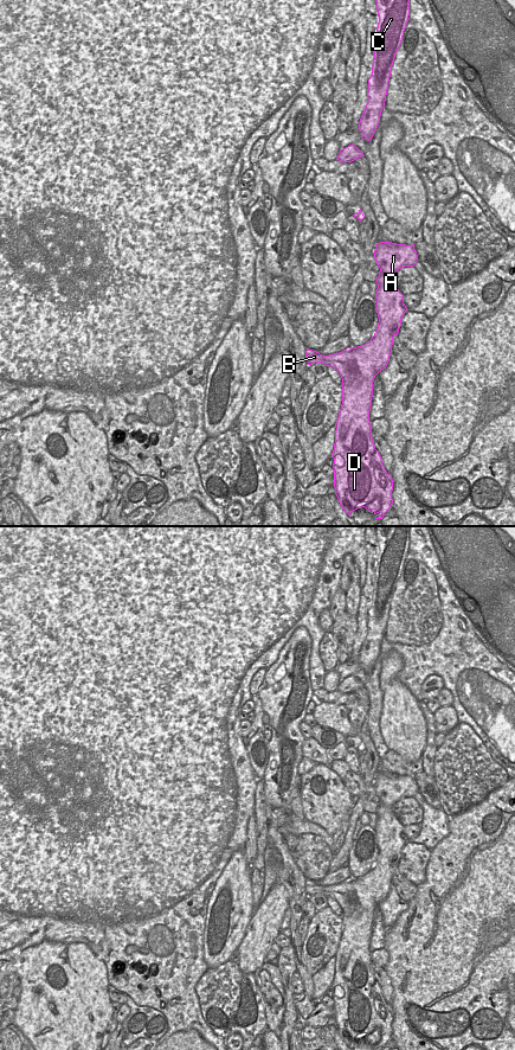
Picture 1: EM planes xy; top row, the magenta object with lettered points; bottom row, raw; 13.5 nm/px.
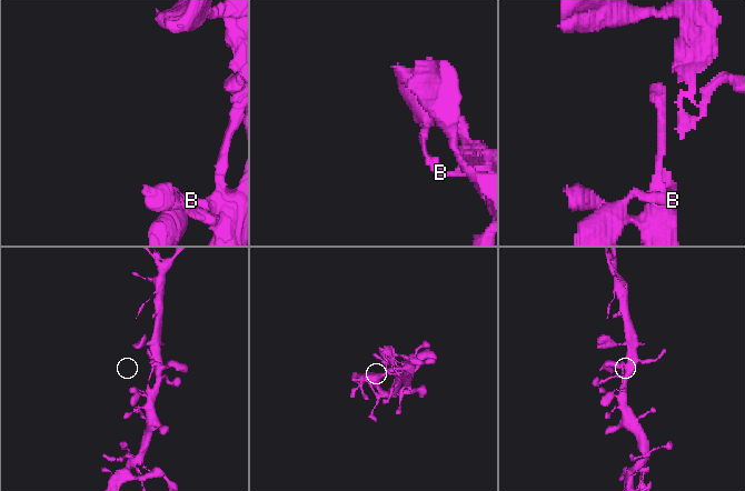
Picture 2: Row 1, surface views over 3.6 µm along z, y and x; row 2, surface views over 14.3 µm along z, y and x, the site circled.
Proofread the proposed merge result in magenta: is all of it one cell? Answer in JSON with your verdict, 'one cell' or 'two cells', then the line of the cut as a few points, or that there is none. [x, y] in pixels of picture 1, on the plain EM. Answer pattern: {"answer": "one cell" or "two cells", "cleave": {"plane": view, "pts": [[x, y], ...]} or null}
{"answer": "one cell", "cleave": null}

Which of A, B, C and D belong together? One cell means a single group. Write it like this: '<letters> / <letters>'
A B C D

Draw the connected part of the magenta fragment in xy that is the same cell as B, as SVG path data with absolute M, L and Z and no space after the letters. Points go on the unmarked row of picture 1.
M380 773L374 781L375 794L380 799L376 808L376 844L379 849L378 859L369 872L358 878L347 878L342 883L322 886L316 882L305 882L308 896L322 894L334 898L342 909L342 935L335 954L335 974L331 987L334 988L334 1018L335 1025L342 1041L350 1048L358 1039L365 1038L374 1045L381 1044L375 1050L382 1050L393 1035L393 1011L382 995L381 987L375 980L372 969L369 942L373 928L373 911L384 901L392 884L393 867L398 866L401 850L407 839L404 834L404 826L399 822L392 807L404 798L413 798L418 793L414 775L397 775Z

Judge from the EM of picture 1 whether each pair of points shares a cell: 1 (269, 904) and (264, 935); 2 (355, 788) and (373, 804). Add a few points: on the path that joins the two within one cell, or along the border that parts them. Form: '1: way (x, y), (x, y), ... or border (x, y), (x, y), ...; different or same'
1: way (269, 911), (264, 928); same
2: way (361, 788), (372, 798); same

